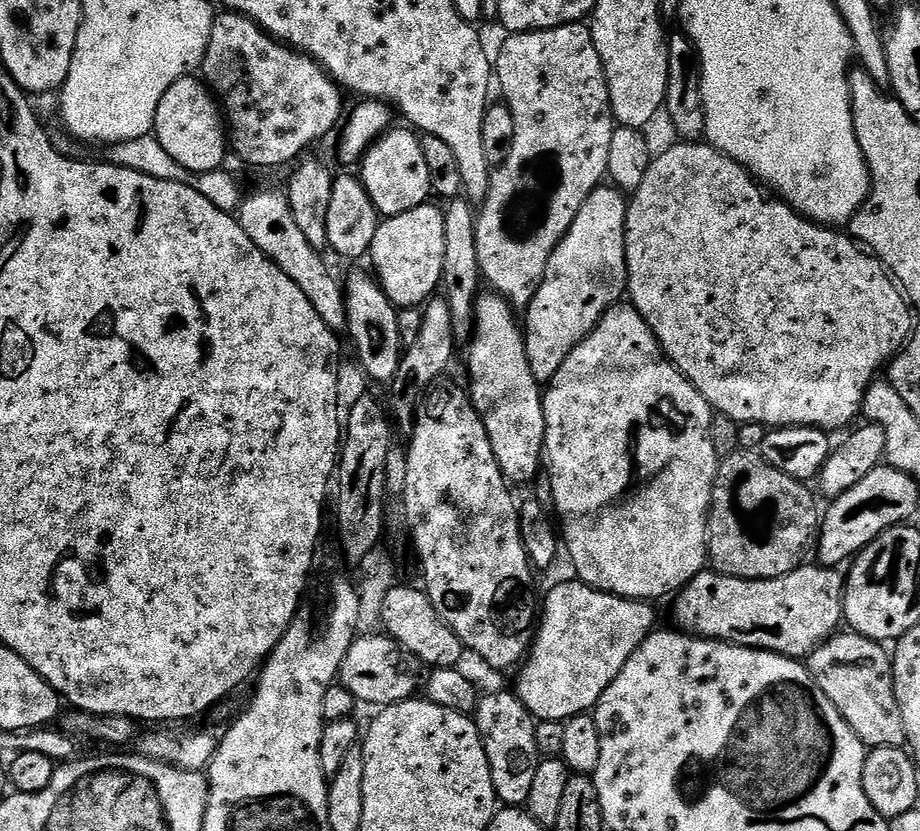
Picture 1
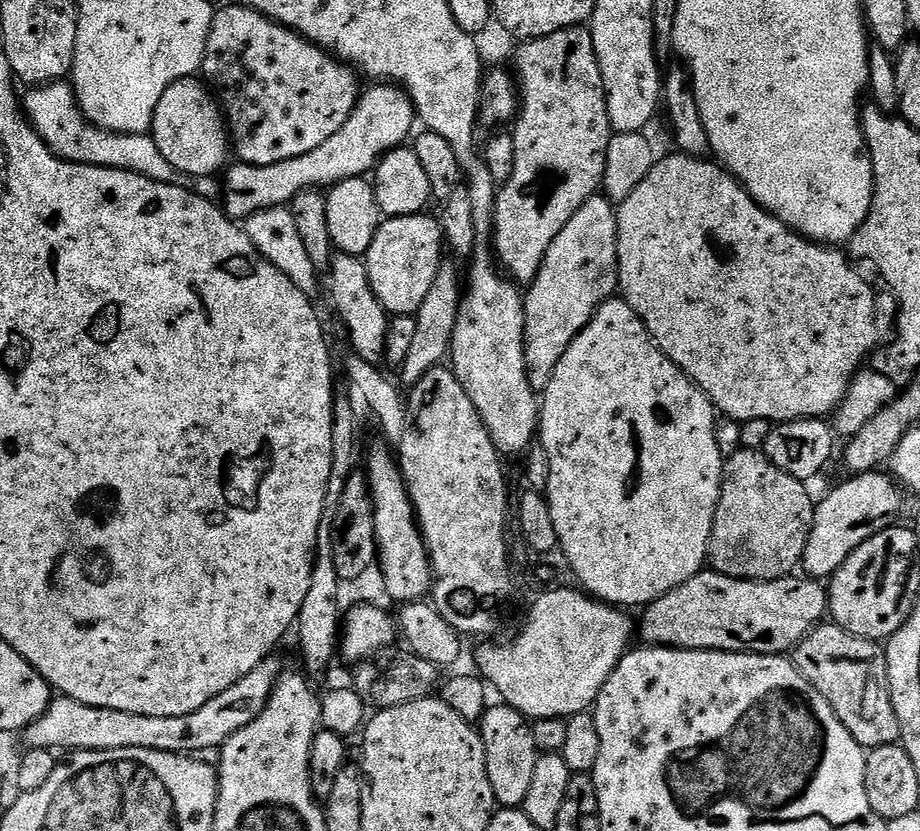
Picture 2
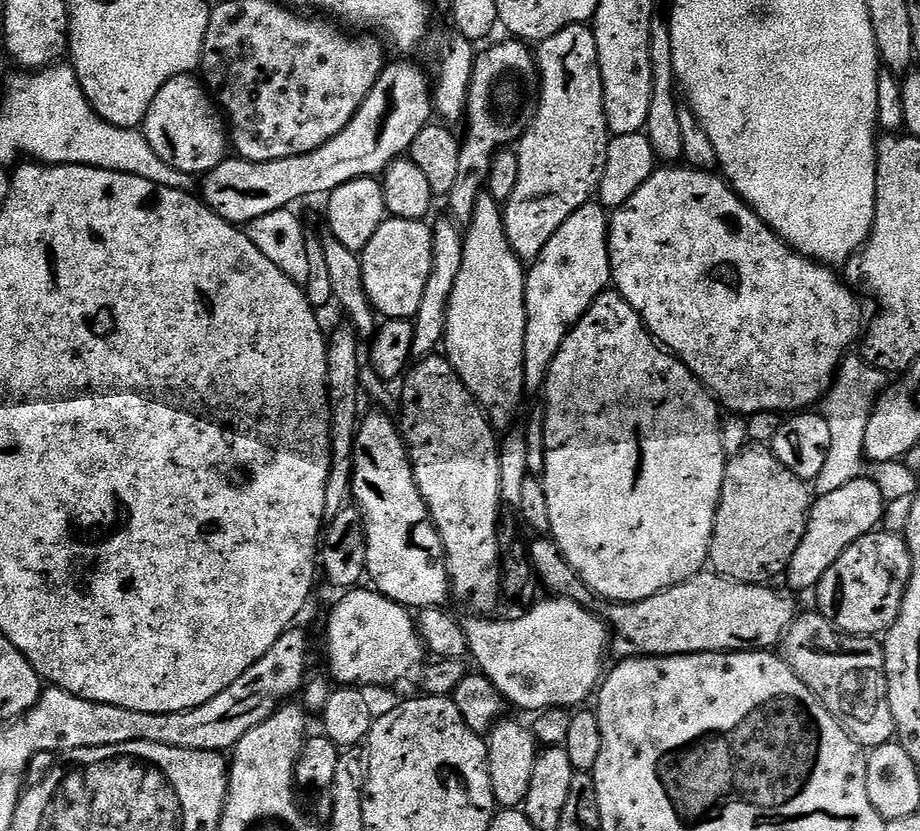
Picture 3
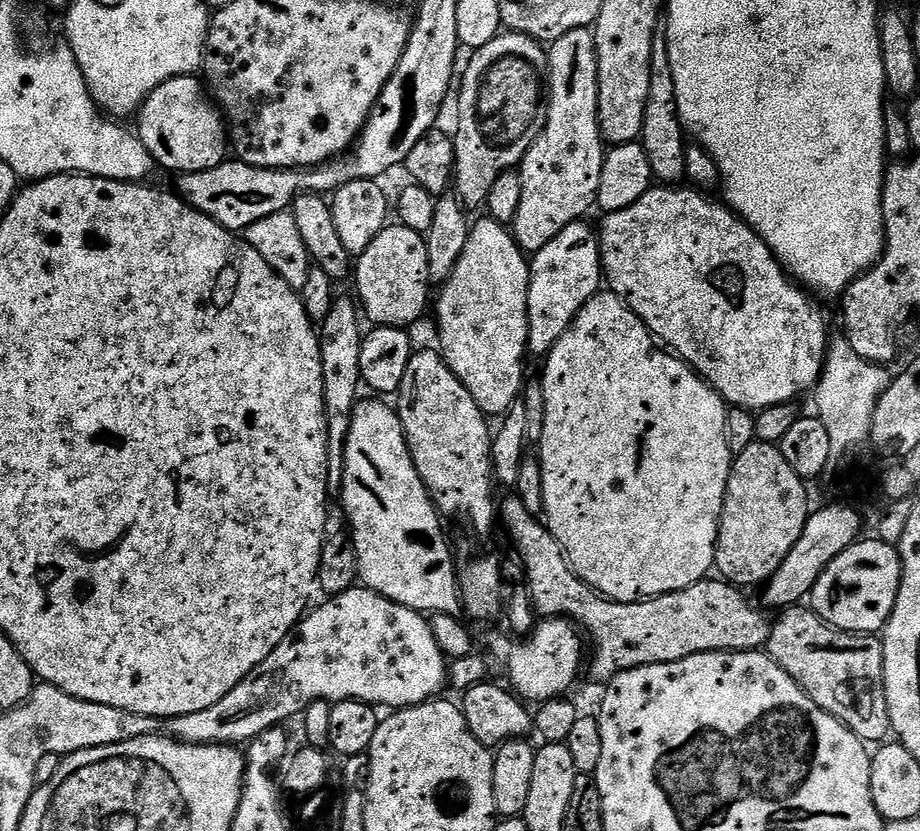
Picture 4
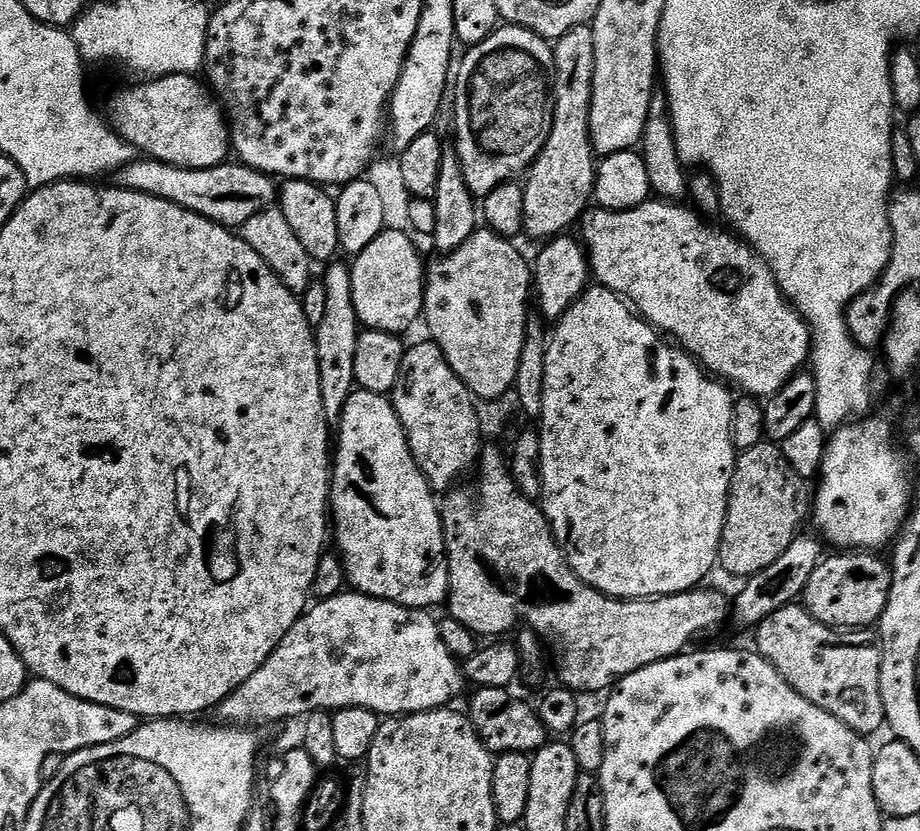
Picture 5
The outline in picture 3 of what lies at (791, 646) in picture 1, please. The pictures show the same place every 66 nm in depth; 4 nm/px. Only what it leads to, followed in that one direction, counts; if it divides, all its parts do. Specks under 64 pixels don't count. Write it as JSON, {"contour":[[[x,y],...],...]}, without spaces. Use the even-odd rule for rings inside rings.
{"contour":[[[701,570],[691,580],[682,582],[678,586],[668,588],[664,592],[654,594],[645,600],[639,600],[633,604],[618,604],[615,602],[609,603],[608,616],[606,615],[607,623],[610,625],[610,652],[616,658],[631,658],[633,656],[685,656],[686,654],[694,654],[695,652],[766,652],[776,647],[783,641],[784,635],[788,632],[788,627],[798,615],[798,607],[791,600],[793,597],[787,591],[775,592],[775,587],[765,586],[762,584],[743,584],[737,580],[728,580],[724,576],[718,575],[711,570]]]}

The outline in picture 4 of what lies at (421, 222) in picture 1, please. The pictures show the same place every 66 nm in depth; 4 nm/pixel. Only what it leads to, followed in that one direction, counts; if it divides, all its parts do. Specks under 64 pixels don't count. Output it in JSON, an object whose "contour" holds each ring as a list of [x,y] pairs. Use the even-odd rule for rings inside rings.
{"contour":[[[392,222],[382,229],[355,261],[354,280],[355,276],[359,307],[367,319],[368,316],[372,319],[373,325],[407,329],[427,308],[429,311],[426,242],[421,233],[404,224]]]}

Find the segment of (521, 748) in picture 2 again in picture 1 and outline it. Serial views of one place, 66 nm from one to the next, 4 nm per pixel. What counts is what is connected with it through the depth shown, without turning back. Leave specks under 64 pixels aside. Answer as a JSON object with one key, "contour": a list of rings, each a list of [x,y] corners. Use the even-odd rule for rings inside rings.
{"contour":[[[515,691],[488,692],[476,701],[474,713],[476,729],[482,738],[486,758],[490,762],[490,774],[494,778],[496,799],[504,806],[524,806],[530,798],[530,786],[534,782],[534,770],[542,759],[536,741],[536,717],[526,710]]]}

